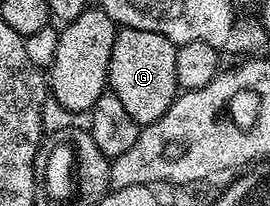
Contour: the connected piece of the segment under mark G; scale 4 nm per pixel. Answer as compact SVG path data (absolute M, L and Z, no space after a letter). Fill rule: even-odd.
M122 28L115 39L109 64L108 88L119 95L123 107L144 127L160 119L171 107L179 90L175 79L175 51L177 46L155 31Z

